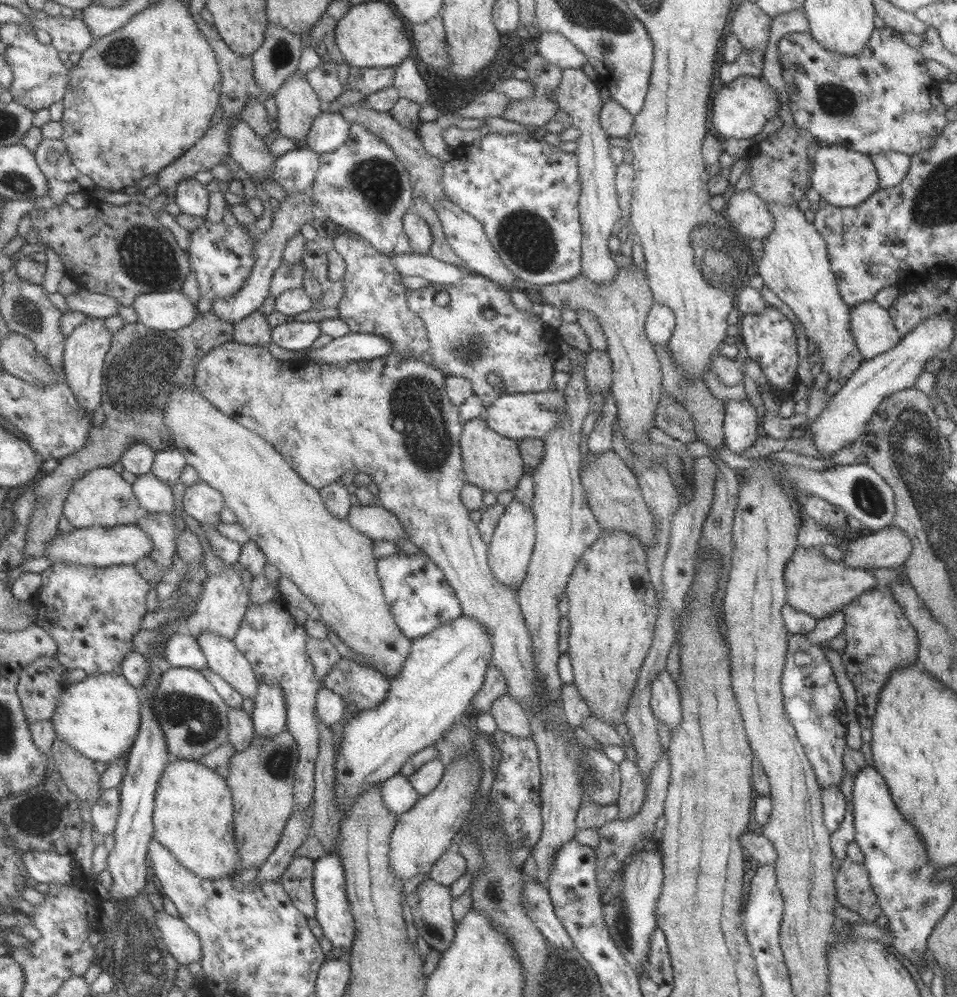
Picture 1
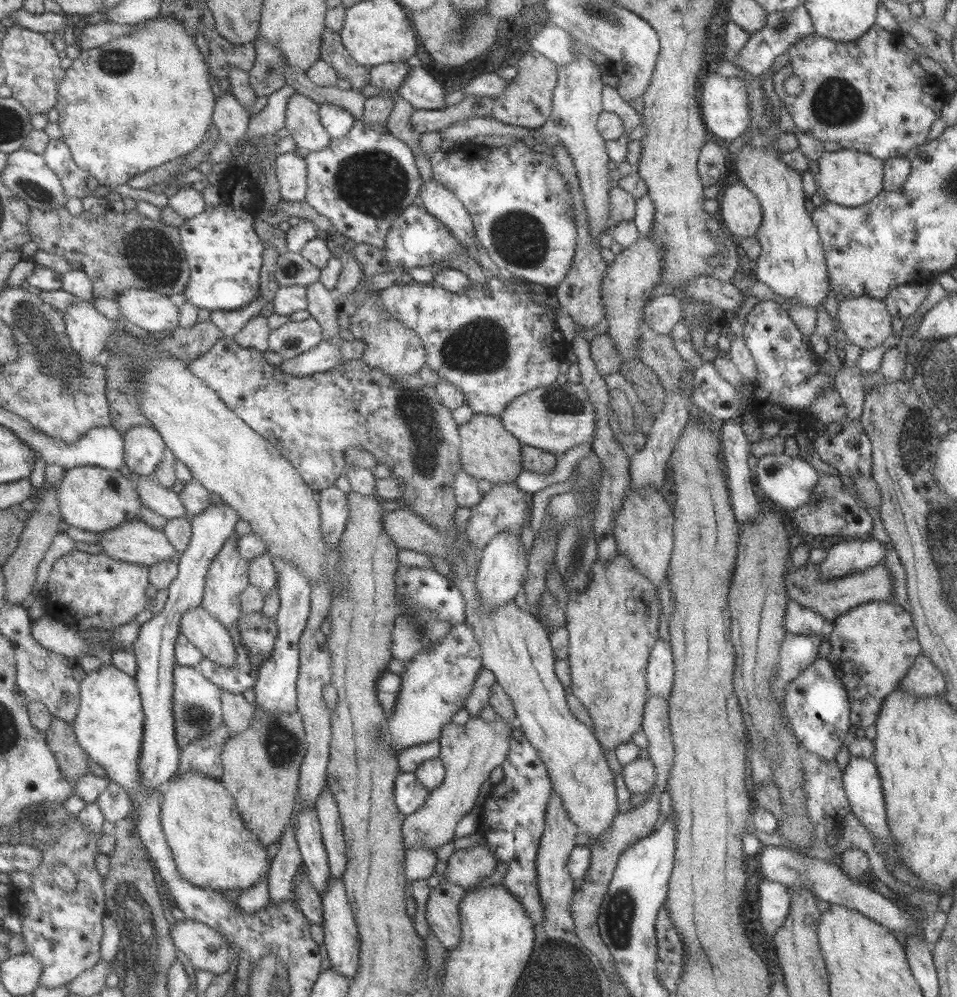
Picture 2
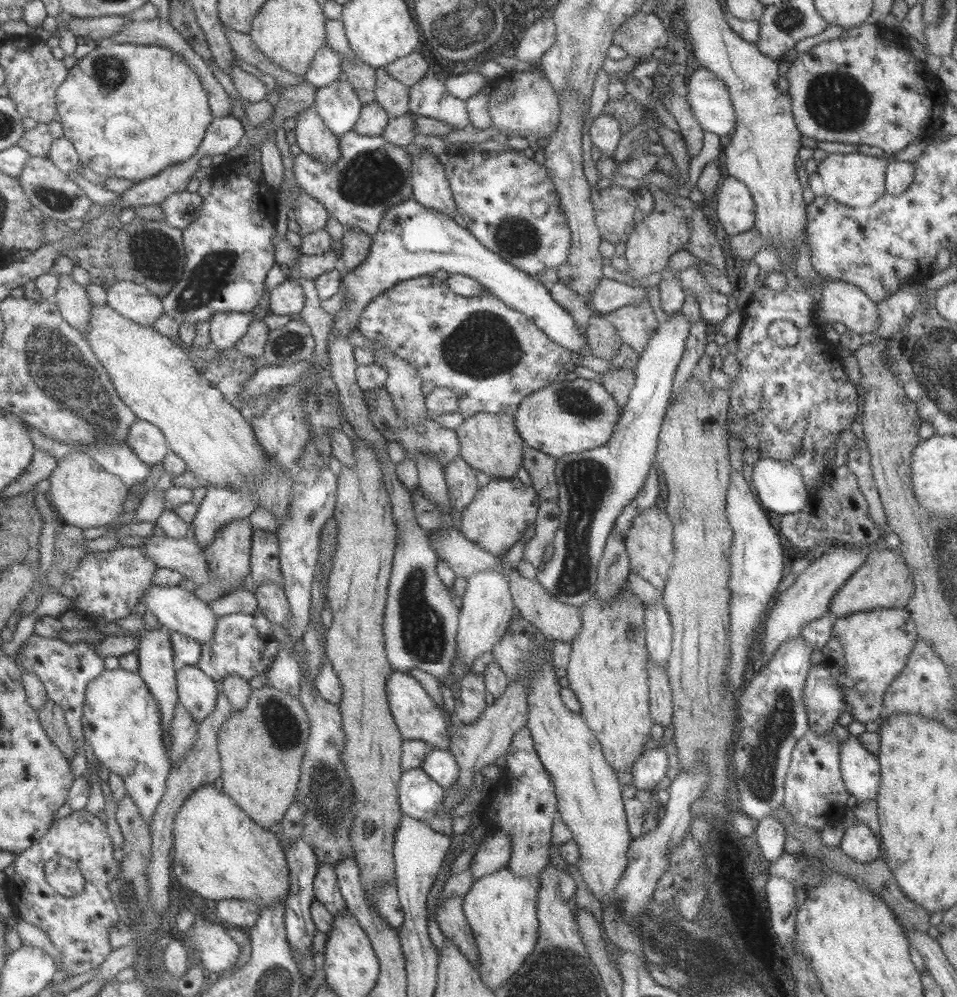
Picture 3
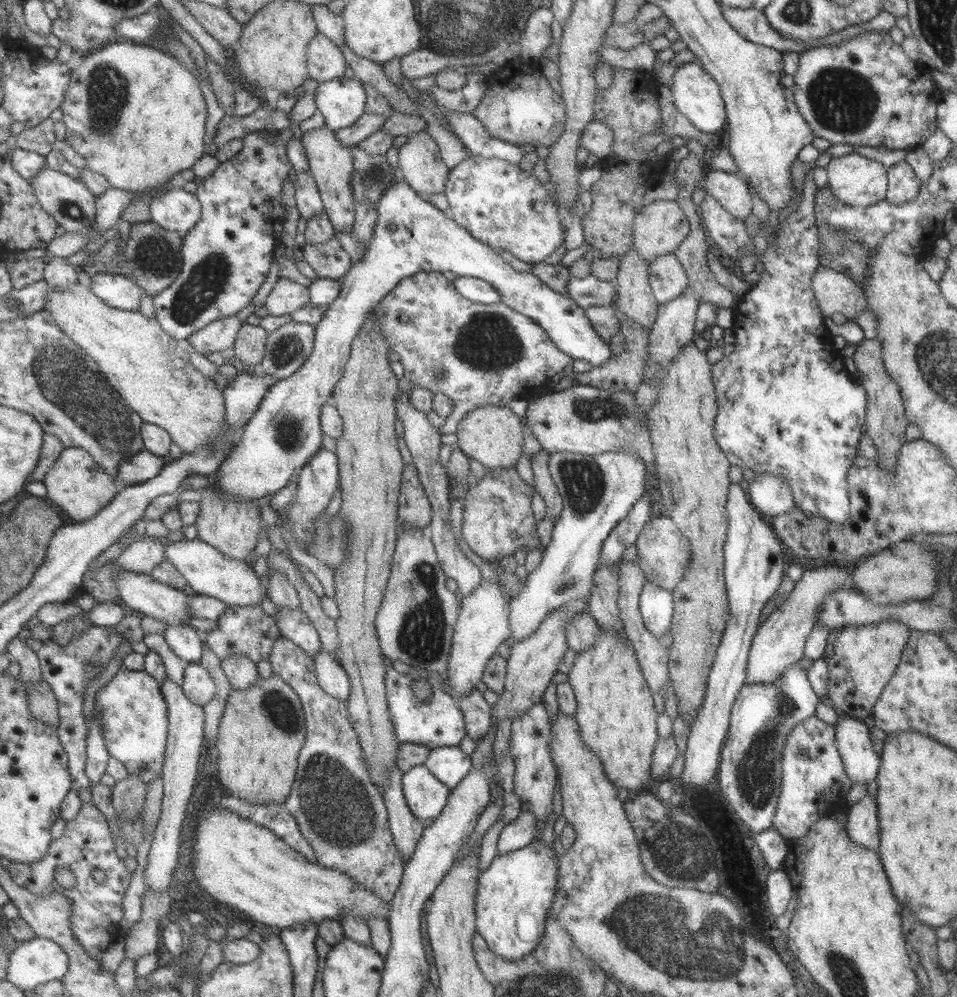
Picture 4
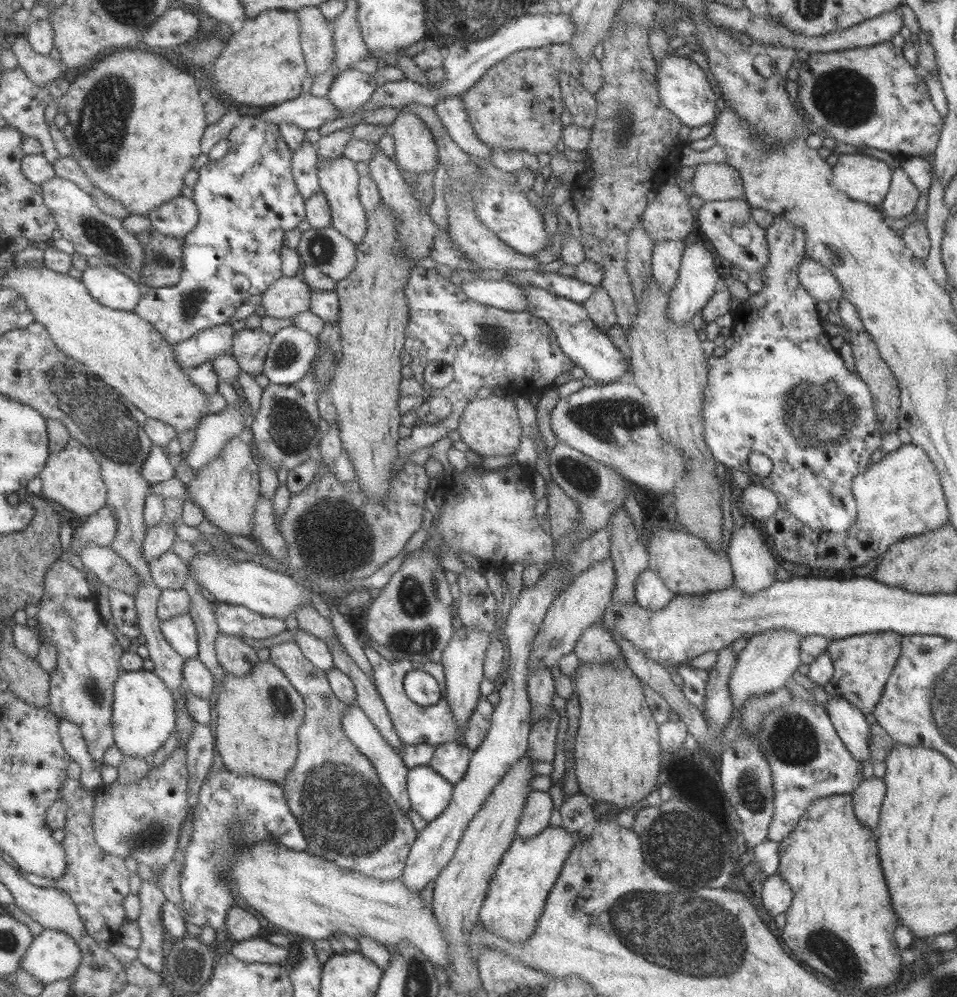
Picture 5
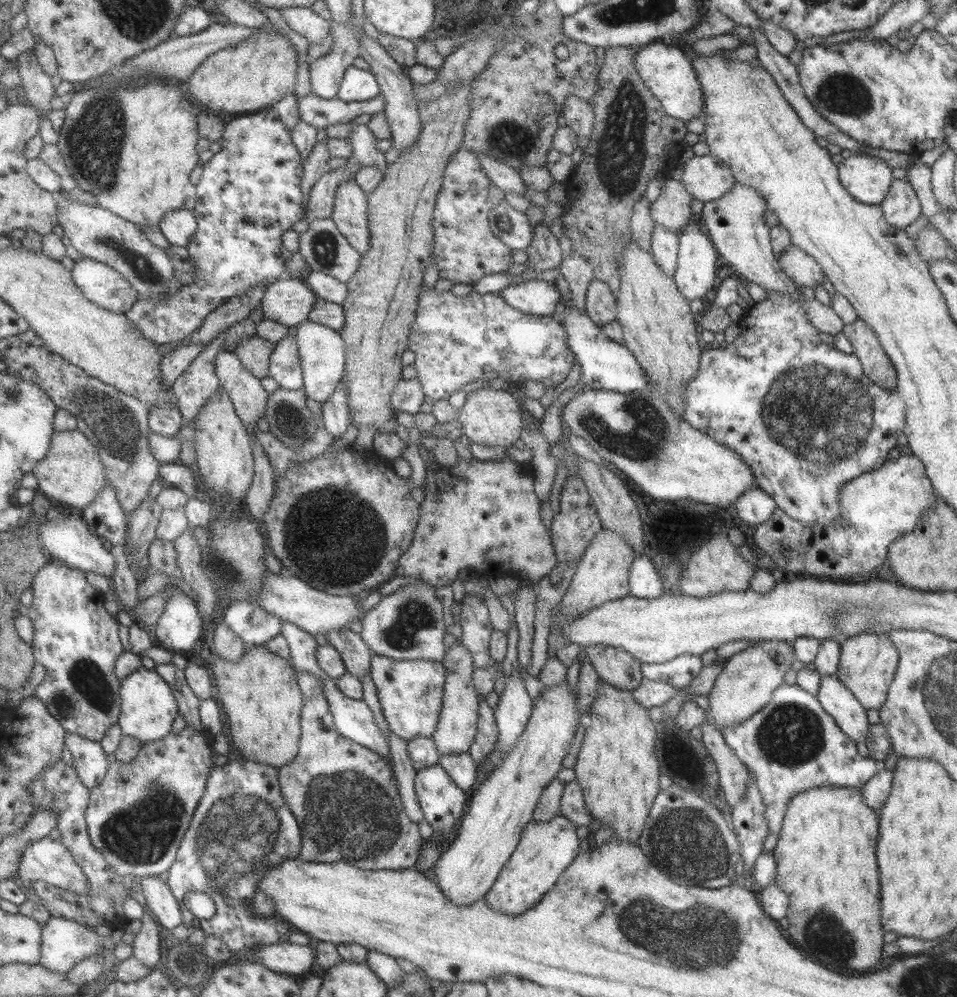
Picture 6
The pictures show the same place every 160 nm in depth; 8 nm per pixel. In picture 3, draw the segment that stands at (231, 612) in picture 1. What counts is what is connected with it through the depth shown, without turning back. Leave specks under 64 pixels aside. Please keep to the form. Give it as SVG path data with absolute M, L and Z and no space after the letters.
M248 517L241 520L232 520L204 548L204 559L210 581L194 588L193 593L199 600L202 600L205 604L210 604L213 600L217 600L225 595L226 592L224 590L226 588L230 588L230 586L237 586L239 588L240 584L245 580L245 576L250 571L249 549L252 530L253 528L249 524Z

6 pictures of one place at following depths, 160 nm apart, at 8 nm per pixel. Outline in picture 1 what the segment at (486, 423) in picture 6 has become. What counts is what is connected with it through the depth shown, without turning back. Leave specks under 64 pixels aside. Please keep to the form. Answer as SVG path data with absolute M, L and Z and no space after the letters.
M480 416L464 421L459 446L463 473L468 484L494 494L517 487L525 468L518 451L518 441L493 432Z

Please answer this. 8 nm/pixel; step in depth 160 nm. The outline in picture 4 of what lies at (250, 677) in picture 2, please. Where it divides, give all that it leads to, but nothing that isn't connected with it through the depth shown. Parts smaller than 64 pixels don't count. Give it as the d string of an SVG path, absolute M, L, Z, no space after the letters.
M228 605L225 611L219 615L216 627L206 634L206 644L217 655L221 661L232 652L238 652L257 664L259 660L268 660L273 643L281 636L275 624L274 618L267 616L260 605L255 606L233 606Z

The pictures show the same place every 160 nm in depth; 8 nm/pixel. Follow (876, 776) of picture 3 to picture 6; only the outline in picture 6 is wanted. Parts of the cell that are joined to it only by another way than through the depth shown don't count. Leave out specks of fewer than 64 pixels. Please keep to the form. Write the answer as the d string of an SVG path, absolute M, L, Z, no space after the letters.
M836 675L821 676L817 700L822 709L829 714L839 730L849 740L859 742L868 735L870 722L866 709L853 696L853 693L837 680Z

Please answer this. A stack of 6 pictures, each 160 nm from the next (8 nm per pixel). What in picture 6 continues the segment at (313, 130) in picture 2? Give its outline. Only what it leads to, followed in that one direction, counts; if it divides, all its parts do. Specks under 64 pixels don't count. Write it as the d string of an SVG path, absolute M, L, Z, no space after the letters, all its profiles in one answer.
M354 179L340 182L334 190L330 216L337 230L361 255L369 248L366 195Z

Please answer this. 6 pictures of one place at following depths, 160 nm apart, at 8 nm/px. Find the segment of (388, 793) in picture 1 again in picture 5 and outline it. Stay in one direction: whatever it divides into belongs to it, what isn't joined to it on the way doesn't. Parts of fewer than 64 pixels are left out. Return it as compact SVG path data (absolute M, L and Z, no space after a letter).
M428 765L414 766L406 774L406 791L411 809L428 823L446 810L452 784Z

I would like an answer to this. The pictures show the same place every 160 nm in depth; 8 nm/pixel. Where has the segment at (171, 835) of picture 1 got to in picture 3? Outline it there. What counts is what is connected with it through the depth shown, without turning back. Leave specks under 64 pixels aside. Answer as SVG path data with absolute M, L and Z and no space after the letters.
M217 784L203 785L193 789L193 792L184 800L184 803L179 807L177 816L173 820L173 861L171 861L170 870L173 870L175 878L177 881L183 885L186 889L195 892L198 896L203 899L211 899L215 902L223 899L241 899L245 901L252 902L259 908L264 908L264 906L276 903L279 901L282 905L284 904L284 899L287 898L289 892L289 870L287 868L287 861L285 861L285 854L283 848L271 830L263 829L251 819L245 815L239 807L235 804L234 800L231 800L229 796L222 792L217 786Z

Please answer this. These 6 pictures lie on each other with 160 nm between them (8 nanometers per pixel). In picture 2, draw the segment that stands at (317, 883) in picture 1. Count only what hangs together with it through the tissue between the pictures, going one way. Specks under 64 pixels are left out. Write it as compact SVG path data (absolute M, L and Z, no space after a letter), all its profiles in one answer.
M330 877L327 880L327 890L321 894L320 898L323 919L321 925L324 934L322 944L327 950L331 968L350 980L359 966L359 939L357 938L356 922L347 902L342 880Z

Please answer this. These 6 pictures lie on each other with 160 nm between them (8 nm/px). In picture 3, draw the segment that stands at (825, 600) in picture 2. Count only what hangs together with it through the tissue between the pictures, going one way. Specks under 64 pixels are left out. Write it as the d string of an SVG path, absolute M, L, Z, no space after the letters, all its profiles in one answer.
M895 548L872 551L830 598L828 612L836 617L843 617L875 607L903 609L912 592L913 581L900 552Z

